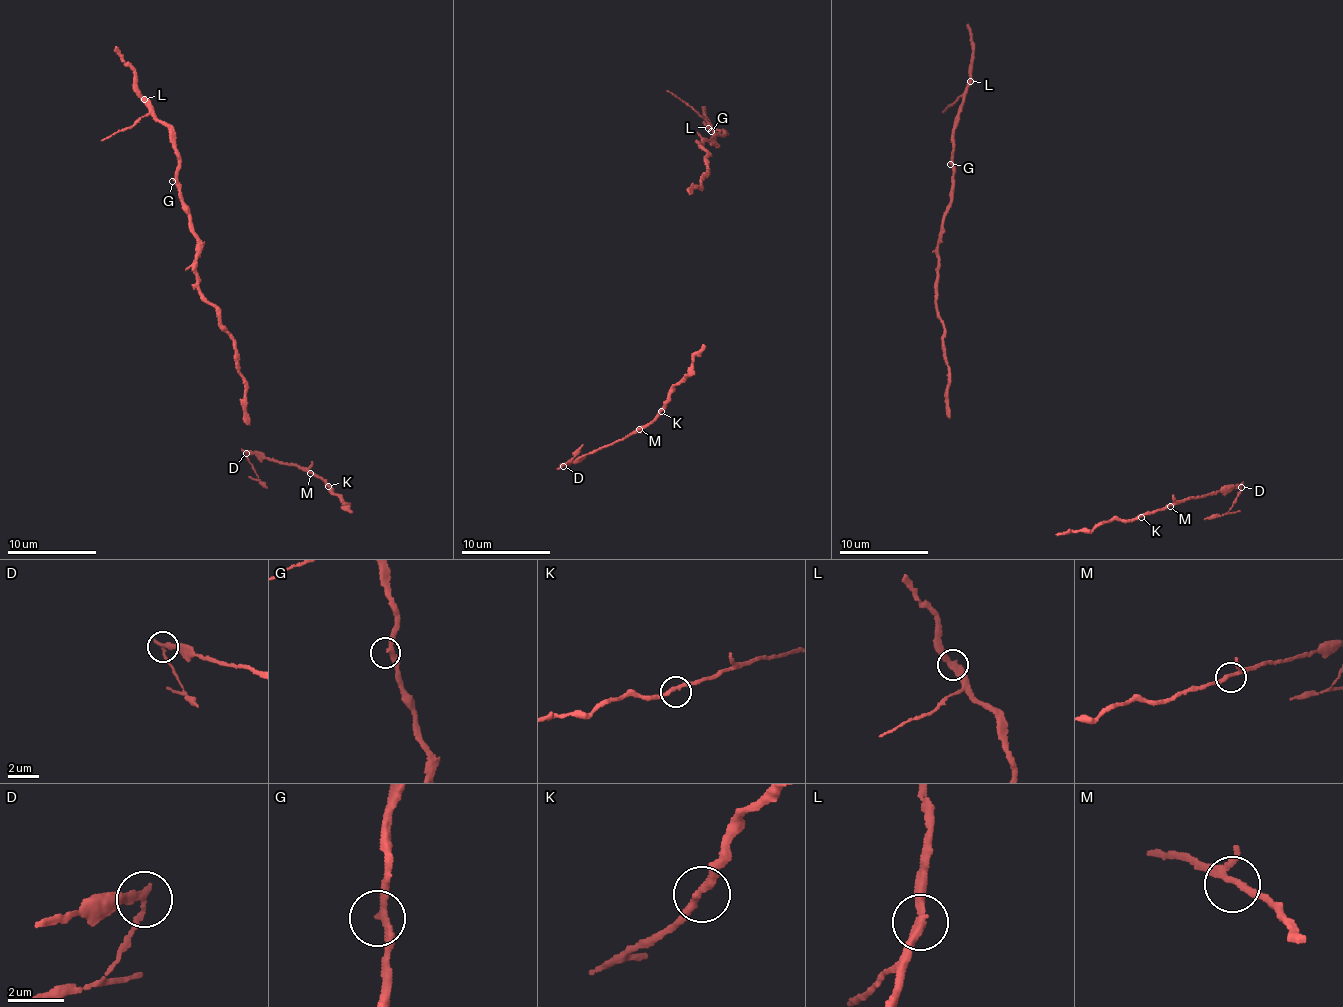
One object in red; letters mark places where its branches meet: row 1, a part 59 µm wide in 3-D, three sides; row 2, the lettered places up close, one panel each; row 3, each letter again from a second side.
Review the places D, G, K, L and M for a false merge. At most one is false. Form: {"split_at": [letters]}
{"split_at": ["D"]}

